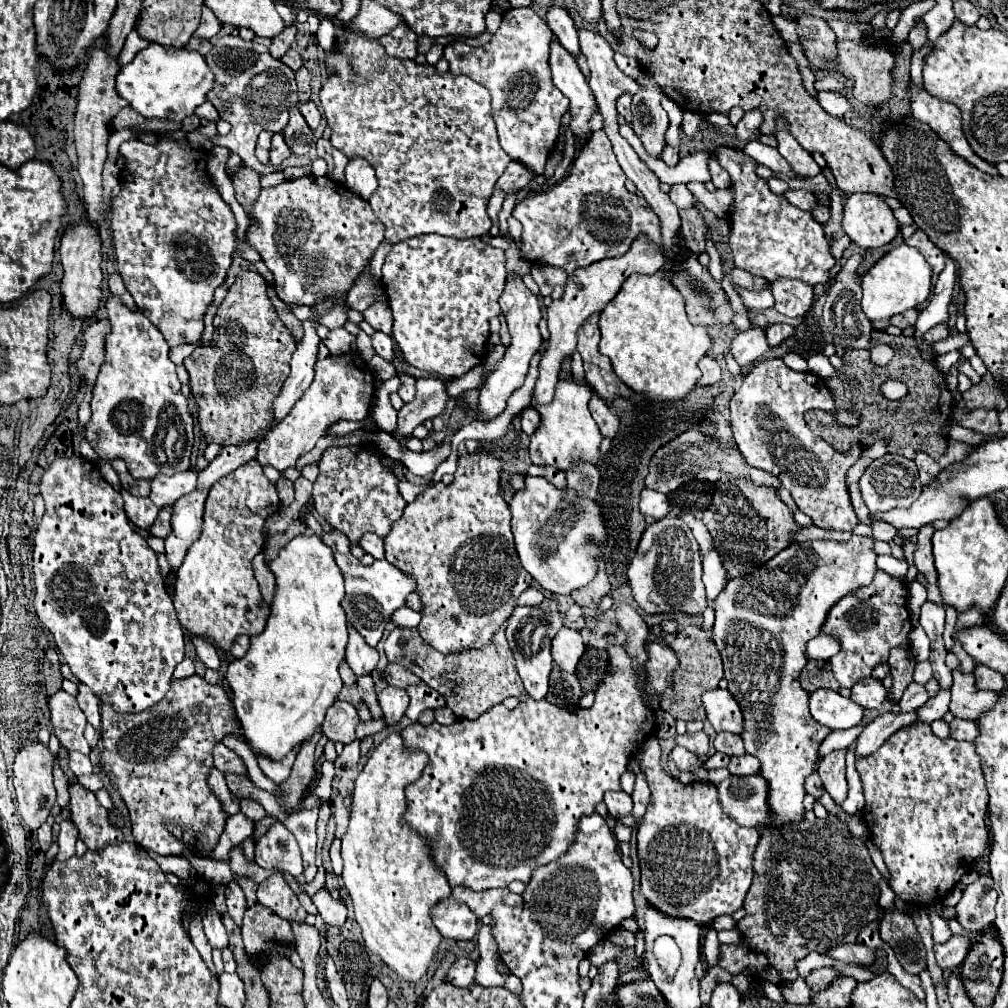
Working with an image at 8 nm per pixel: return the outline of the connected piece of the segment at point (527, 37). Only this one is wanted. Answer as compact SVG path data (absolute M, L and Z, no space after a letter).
M509 8L489 44L471 48L463 42L451 42L443 54L449 62L449 72L465 74L491 92L493 118L503 150L535 176L543 174L549 150L559 136L561 116L569 108L569 100L555 88L549 76L551 40L553 32L533 8Z

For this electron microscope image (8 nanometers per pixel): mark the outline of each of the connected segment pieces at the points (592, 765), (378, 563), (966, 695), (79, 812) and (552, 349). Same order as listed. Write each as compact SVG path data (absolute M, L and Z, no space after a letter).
M611 646L609 648L609 664L613 666L613 674L607 676L597 692L595 692L595 700L591 708L587 710L579 710L579 712L569 712L565 708L557 708L553 704L549 704L547 700L531 700L531 698L525 698L515 710L509 710L505 708L503 704L497 704L493 706L491 710L487 710L483 716L479 716L479 720L471 722L471 720L455 720L451 726L443 726L439 722L433 722L429 726L423 726L419 722L407 726L401 736L405 740L407 746L411 748L419 748L419 750L425 750L429 754L429 764L425 766L425 772L423 776L407 786L407 814L405 814L405 820L417 828L419 834L423 834L431 848L433 848L433 860L435 864L447 874L447 880L451 884L451 888L455 886L467 886L471 890L489 890L489 888L499 888L499 886L507 886L509 882L513 880L523 880L525 884L529 882L533 870L537 866L545 866L553 860L557 860L559 856L563 856L567 852L567 848L571 846L573 838L575 838L575 832L577 832L577 820L581 816L587 816L587 814L593 814L595 812L595 806L603 800L603 794L609 792L609 790L619 790L619 778L621 774L627 770L627 764L629 760L635 756L635 752L639 750L639 746L645 742L645 738L649 738L653 734L653 722L655 722L655 712L645 706L643 702L643 696L637 692L635 688L635 682L637 682L637 674L631 670L631 658L625 654L625 648L623 646Z
M335 552L333 556L345 576L345 598L341 600L341 604L347 614L347 624L353 624L353 628L357 628L357 632L367 640L367 644L375 648L393 612L401 608L409 592L415 590L415 580L411 576L405 576L399 568L389 564L387 560L375 560L371 566L363 566L351 554Z
M953 670L953 684L949 710L955 718L963 720L977 720L983 712L993 708L997 702L997 692L981 692L975 686L973 674L963 674L959 670Z
M75 782L69 786L69 796L71 822L79 830L79 840L83 840L89 850L97 852L107 844L123 842L123 832L109 822L107 810L97 802L93 792L81 788L81 784Z
M639 238L637 242L633 242L633 246L629 248L629 252L621 258L605 258L599 260L597 264L591 264L587 268L579 268L577 272L573 272L567 278L565 284L565 292L561 300L553 300L547 306L547 322L549 322L549 348L543 354L541 362L539 362L539 380L535 384L535 392L533 398L537 404L549 404L549 400L553 400L555 394L555 386L559 380L559 370L561 370L561 362L563 358L571 356L577 348L577 330L579 326L595 312L601 312L605 308L605 304L609 304L613 300L613 296L619 292L621 284L631 276L631 274L655 274L657 270L661 270L665 264L663 252L659 248L655 248L653 242Z

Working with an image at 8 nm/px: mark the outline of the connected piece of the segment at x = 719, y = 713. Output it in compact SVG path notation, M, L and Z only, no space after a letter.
M721 688L703 692L701 696L707 720L717 732L735 732L741 734L743 730L743 716L735 702L735 698Z

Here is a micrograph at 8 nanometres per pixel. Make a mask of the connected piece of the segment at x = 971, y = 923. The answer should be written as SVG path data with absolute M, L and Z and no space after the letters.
M981 874L963 890L963 898L957 904L957 922L965 930L981 932L995 920L995 902L997 892L993 890L993 880Z

